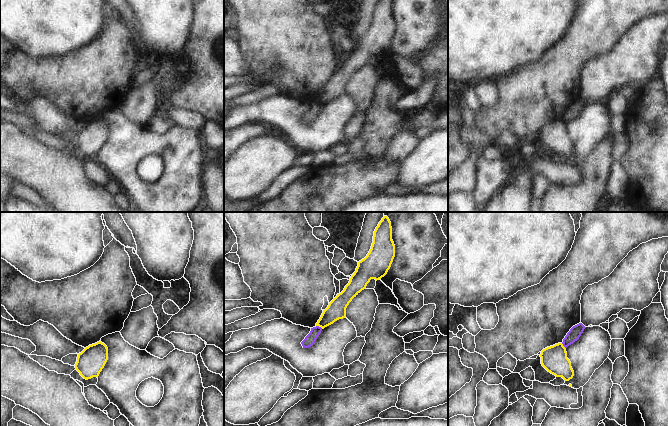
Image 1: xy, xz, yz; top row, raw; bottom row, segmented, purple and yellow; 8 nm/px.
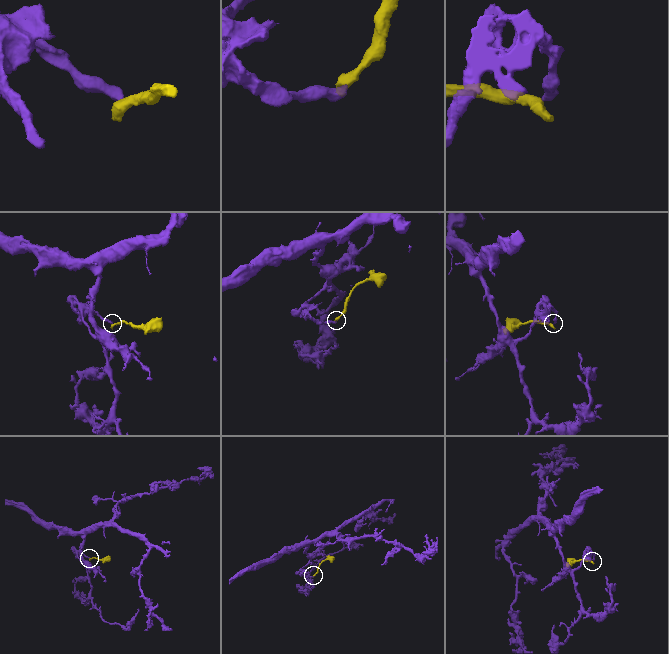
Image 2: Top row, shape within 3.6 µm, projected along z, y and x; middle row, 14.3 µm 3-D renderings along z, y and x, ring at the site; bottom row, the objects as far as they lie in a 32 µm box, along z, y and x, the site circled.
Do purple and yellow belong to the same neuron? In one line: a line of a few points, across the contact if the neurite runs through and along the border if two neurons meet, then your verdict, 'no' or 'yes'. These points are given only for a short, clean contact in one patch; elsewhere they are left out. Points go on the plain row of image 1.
line xz (316, 101), (322, 104); no

